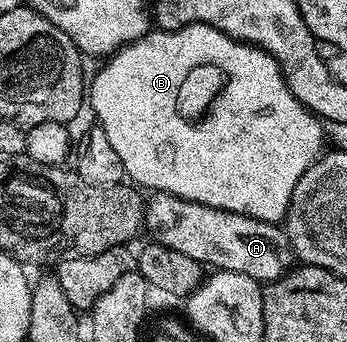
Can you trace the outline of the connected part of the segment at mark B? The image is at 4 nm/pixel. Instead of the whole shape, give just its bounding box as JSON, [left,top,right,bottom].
[86,24,326,225]

